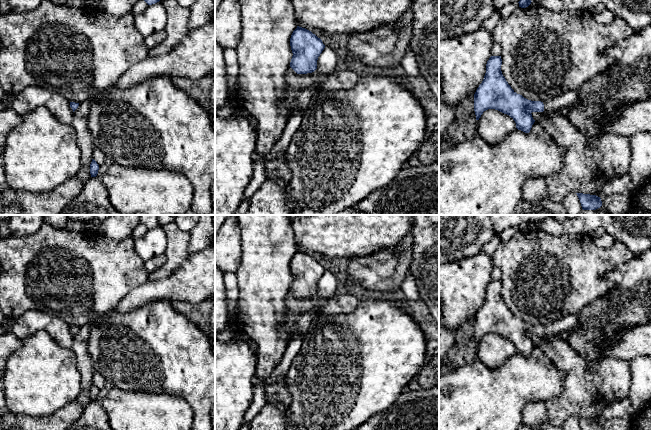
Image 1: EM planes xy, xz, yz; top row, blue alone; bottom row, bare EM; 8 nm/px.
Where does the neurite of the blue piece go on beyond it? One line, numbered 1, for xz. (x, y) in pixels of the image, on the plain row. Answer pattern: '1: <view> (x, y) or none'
1: none

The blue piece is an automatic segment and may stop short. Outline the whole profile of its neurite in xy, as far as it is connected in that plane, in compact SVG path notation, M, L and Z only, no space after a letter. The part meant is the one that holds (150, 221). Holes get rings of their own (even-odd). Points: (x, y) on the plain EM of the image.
M140 215L141 223L144 224L148 229L155 228L160 225L157 215Z

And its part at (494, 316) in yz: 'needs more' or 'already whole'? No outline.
needs more

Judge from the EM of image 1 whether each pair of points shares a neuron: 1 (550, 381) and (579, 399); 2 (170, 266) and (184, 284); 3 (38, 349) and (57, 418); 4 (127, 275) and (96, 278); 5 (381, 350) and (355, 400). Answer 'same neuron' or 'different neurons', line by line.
1: different neurons
2: different neurons
3: different neurons
4: same neuron
5: same neuron

